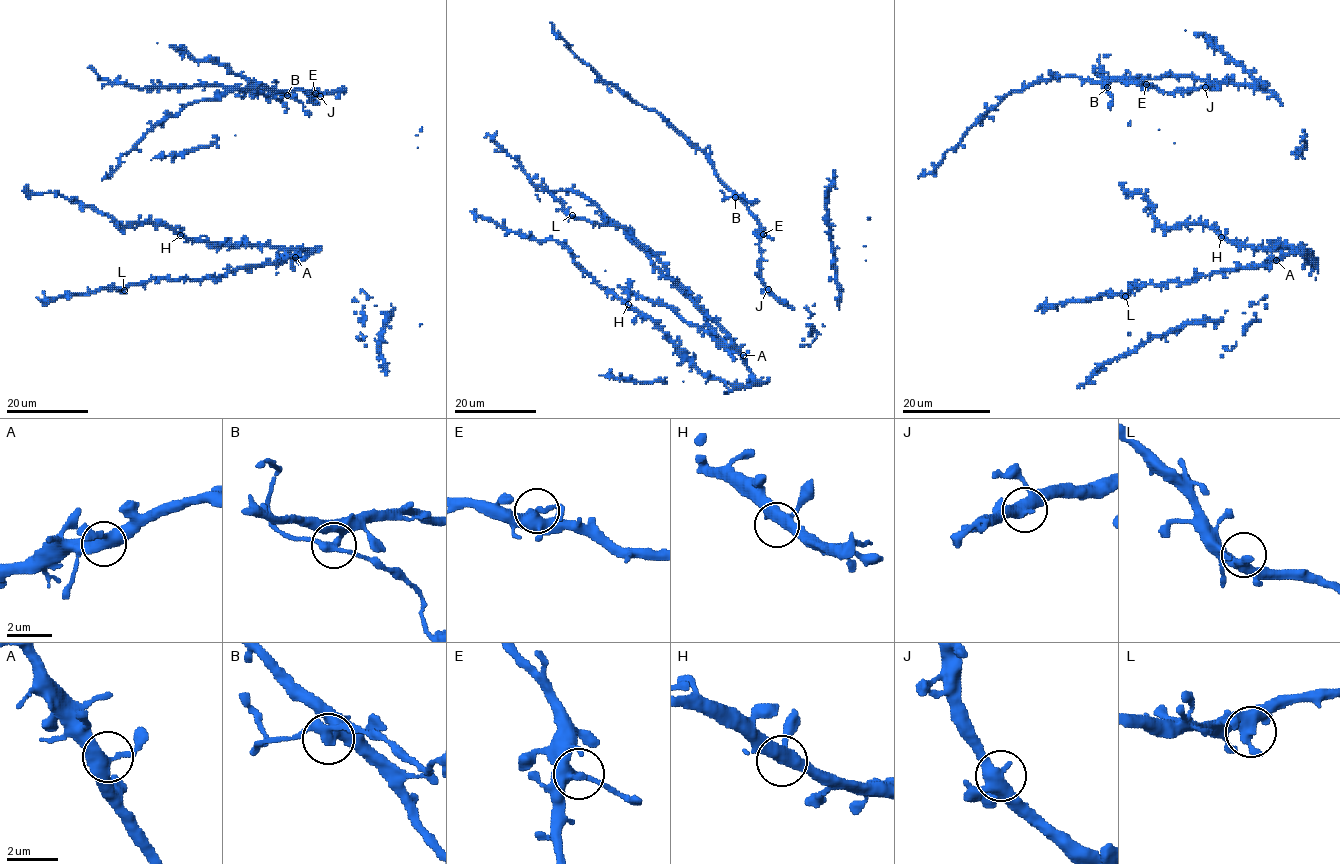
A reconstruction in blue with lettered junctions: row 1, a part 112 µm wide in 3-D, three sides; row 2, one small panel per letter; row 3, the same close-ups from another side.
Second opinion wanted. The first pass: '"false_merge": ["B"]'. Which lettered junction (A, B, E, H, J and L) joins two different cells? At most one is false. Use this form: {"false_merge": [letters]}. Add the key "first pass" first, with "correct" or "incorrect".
{"first pass": "correct", "false_merge": ["B"]}

